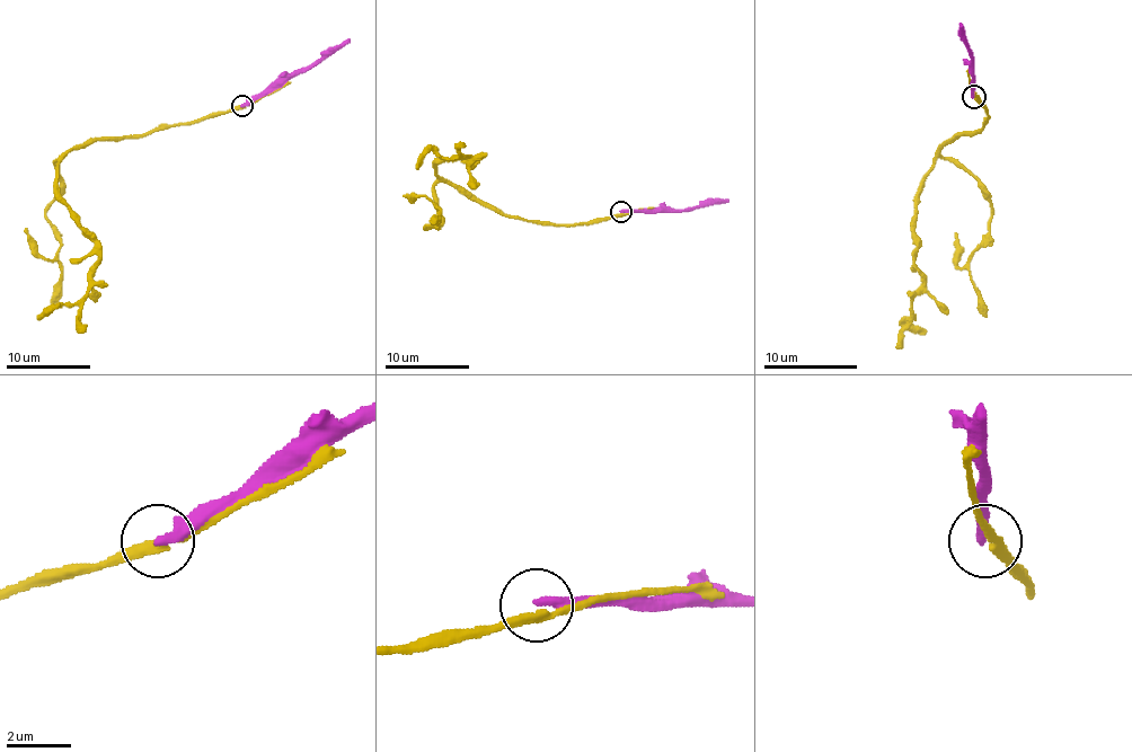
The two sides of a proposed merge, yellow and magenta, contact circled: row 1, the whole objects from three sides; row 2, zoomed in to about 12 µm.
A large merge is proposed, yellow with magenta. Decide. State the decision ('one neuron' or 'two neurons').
two neurons

